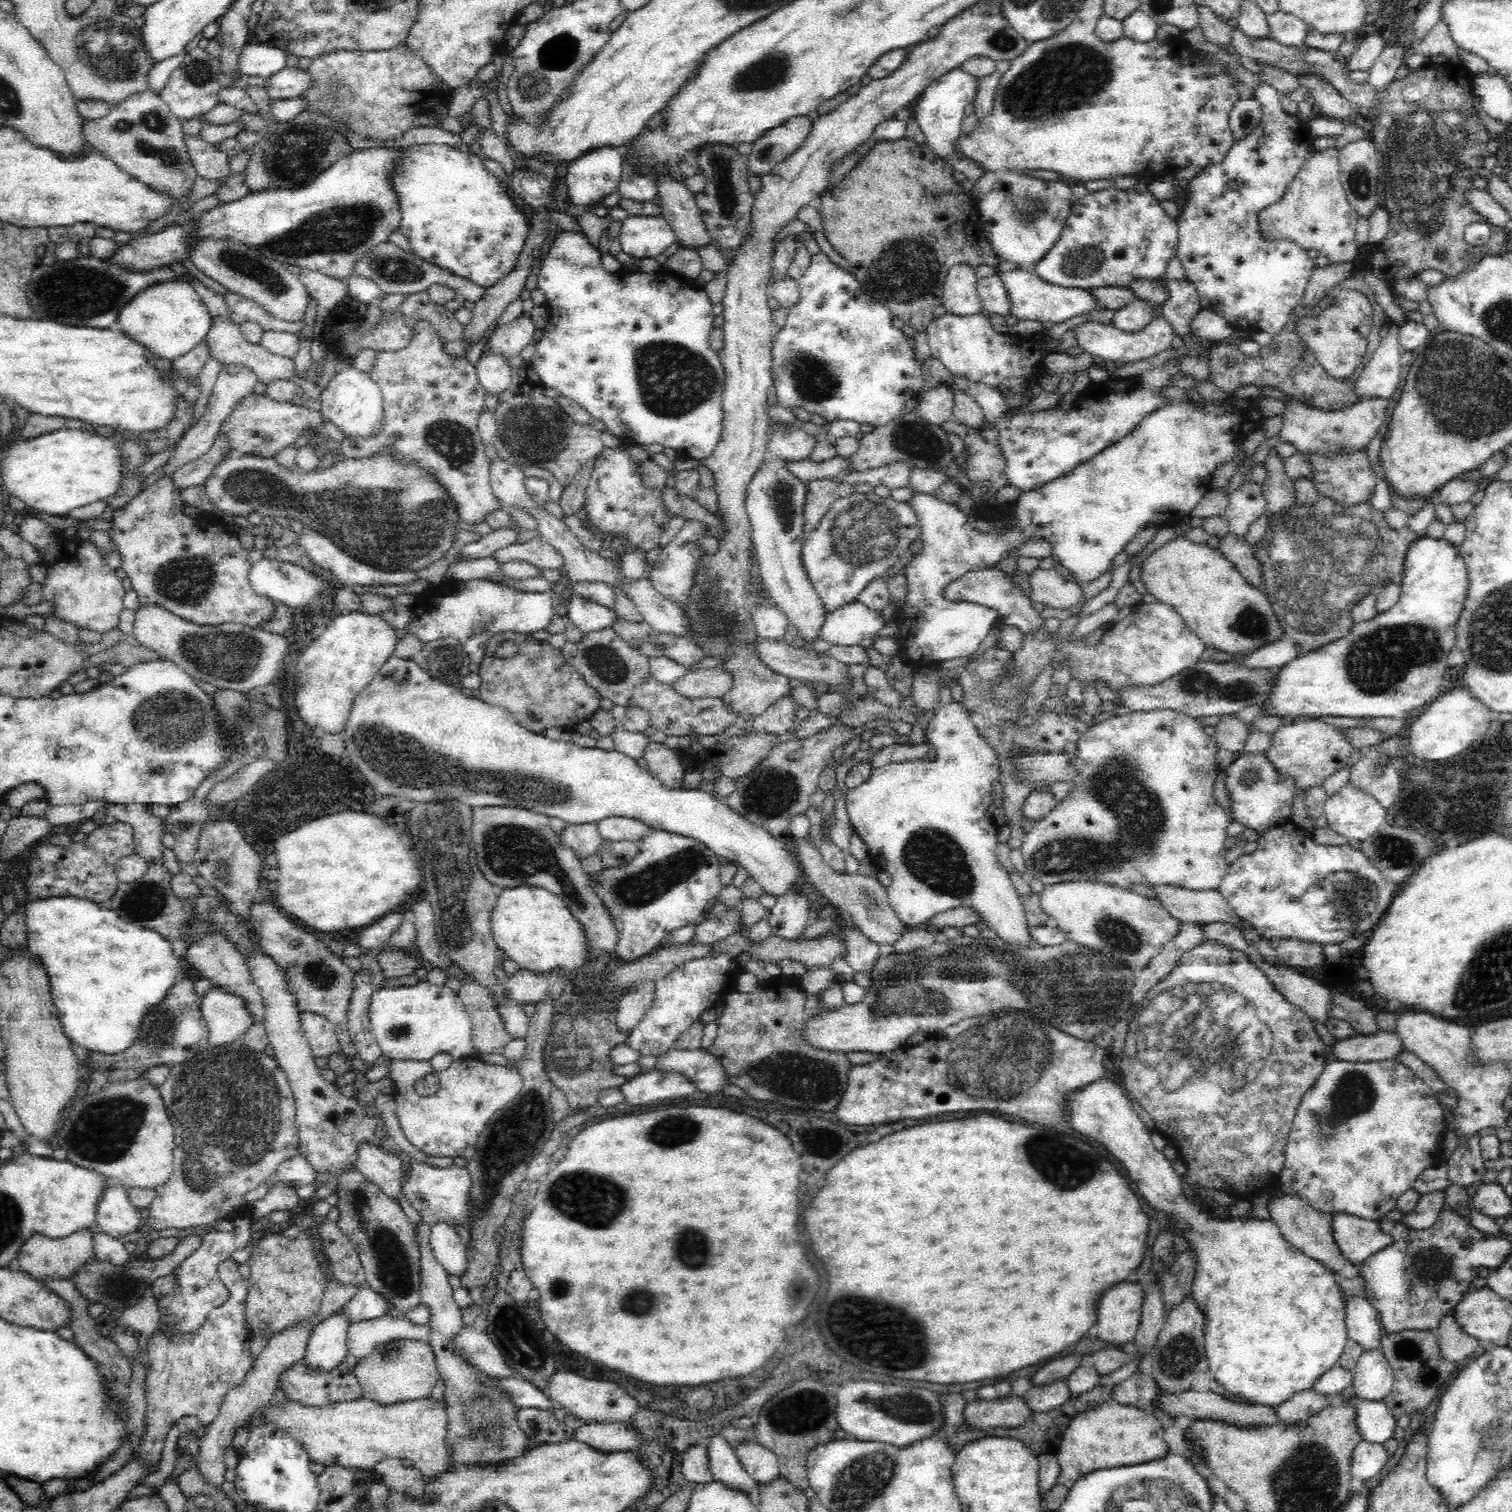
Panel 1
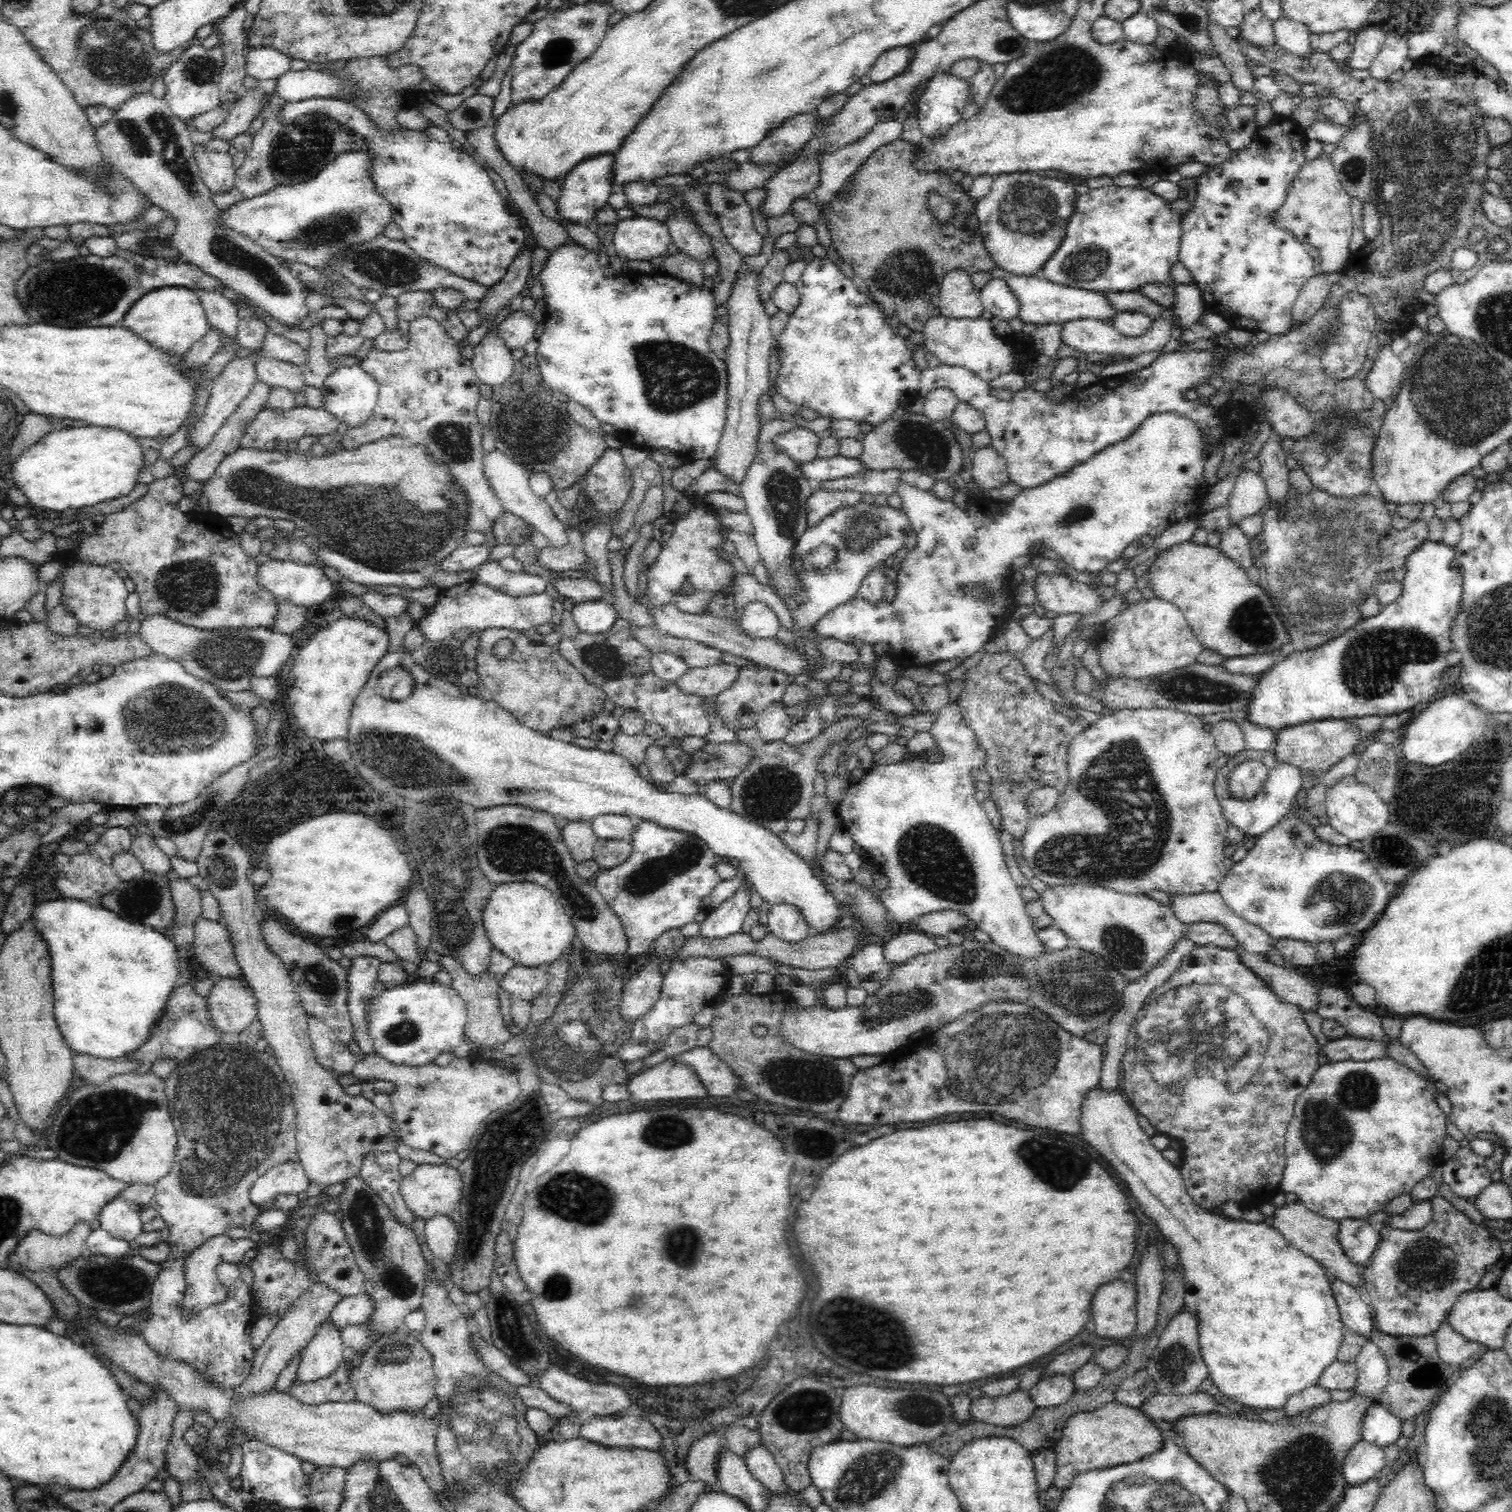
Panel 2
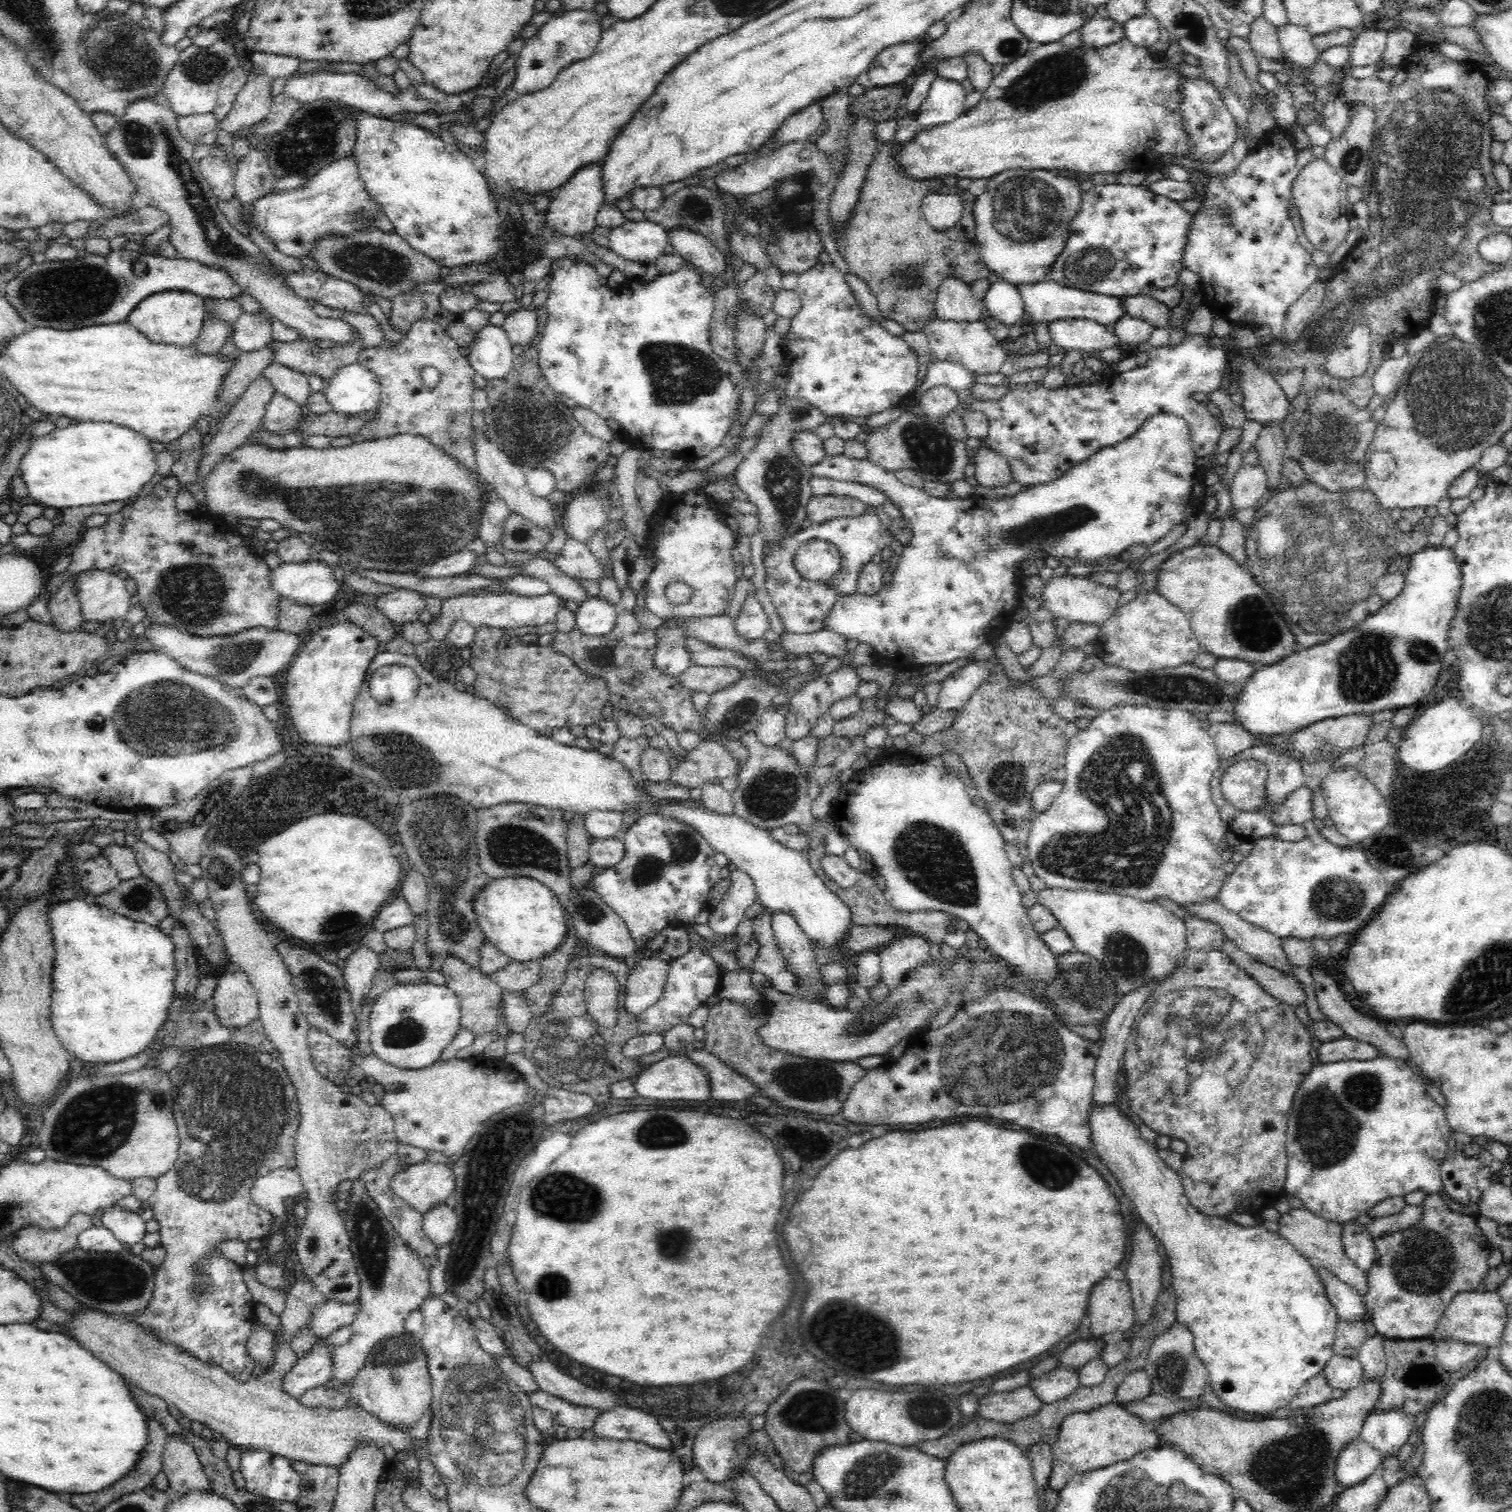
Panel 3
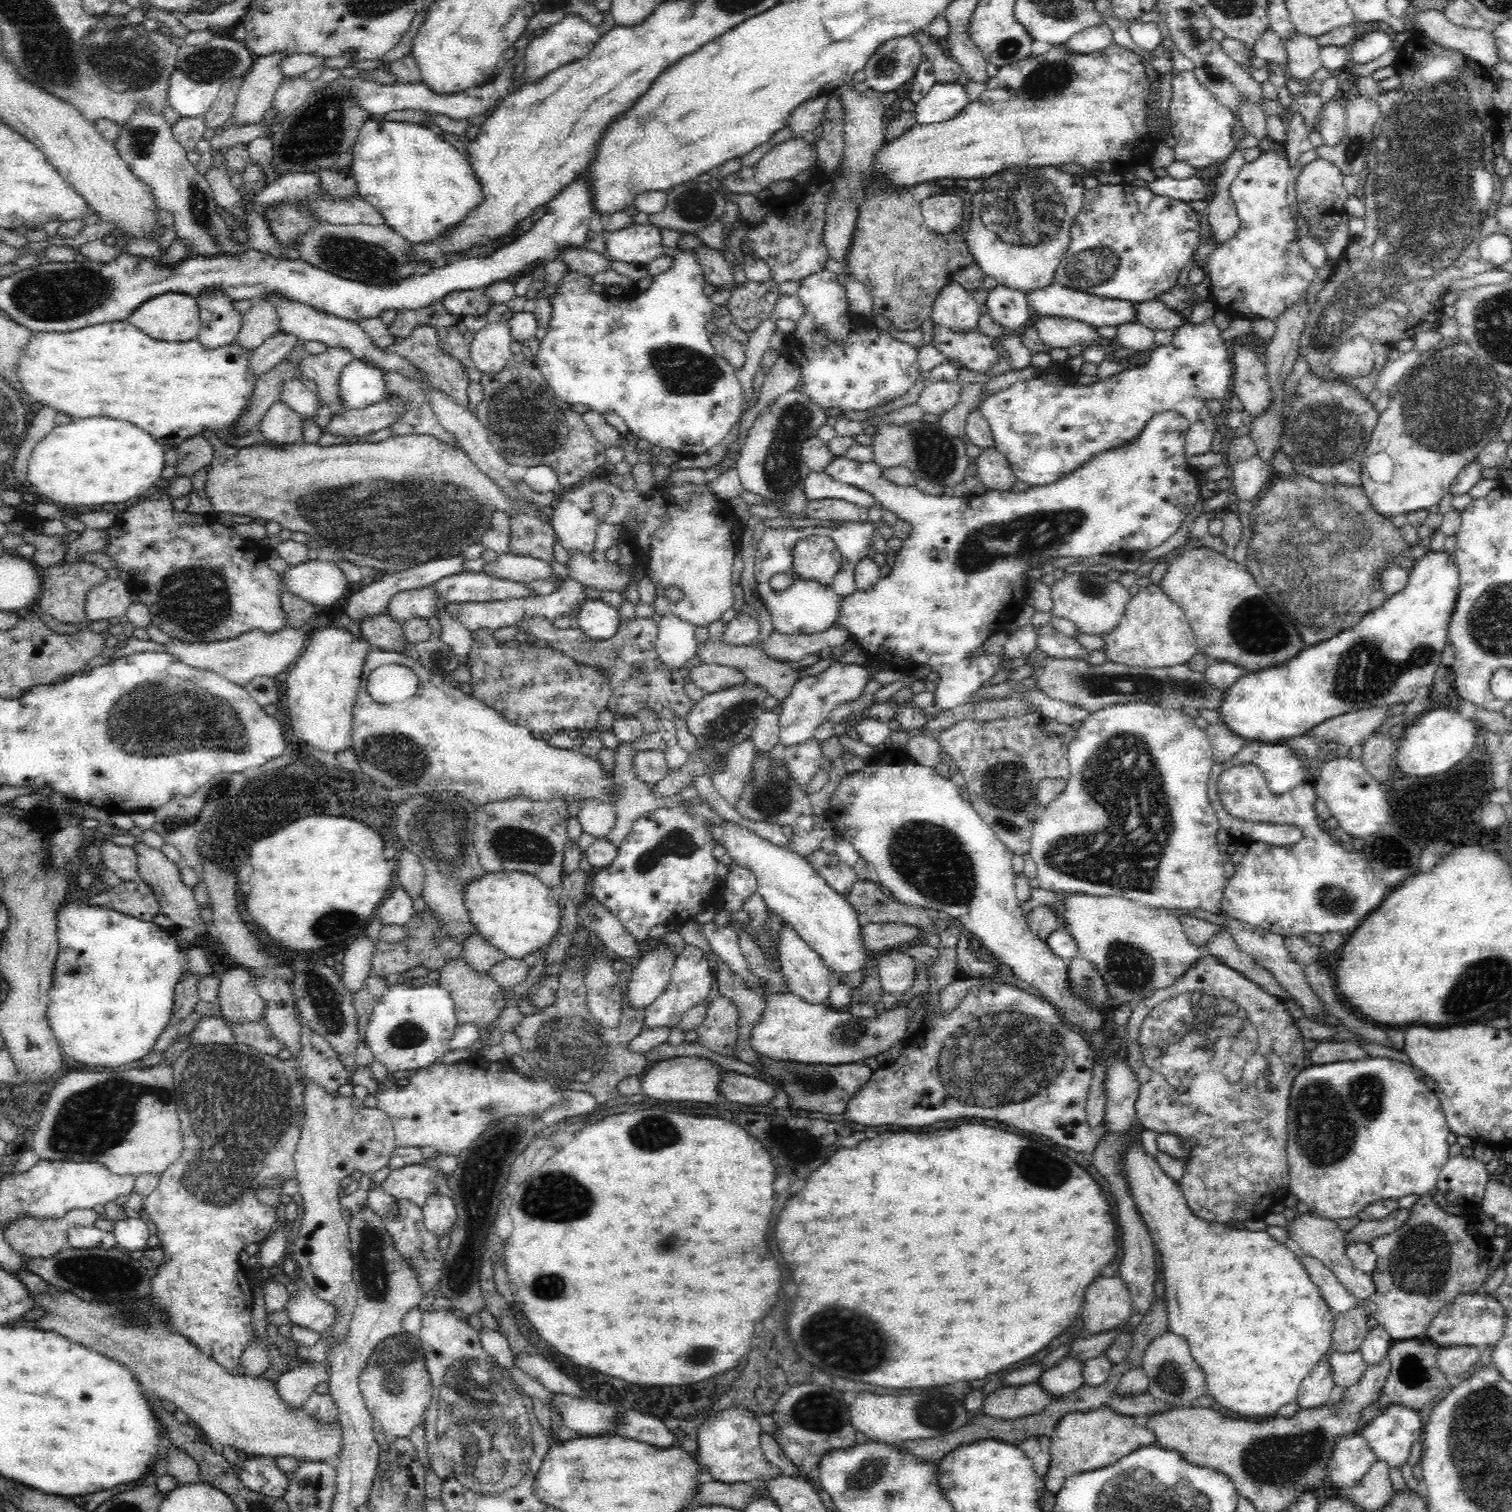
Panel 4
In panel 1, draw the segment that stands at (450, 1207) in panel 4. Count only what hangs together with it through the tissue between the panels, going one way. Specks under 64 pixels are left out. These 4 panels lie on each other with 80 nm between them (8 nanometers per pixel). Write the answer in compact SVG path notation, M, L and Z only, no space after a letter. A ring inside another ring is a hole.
M446 1223L431 1225L430 1246L447 1274L461 1278L467 1269L467 1249L456 1228Z

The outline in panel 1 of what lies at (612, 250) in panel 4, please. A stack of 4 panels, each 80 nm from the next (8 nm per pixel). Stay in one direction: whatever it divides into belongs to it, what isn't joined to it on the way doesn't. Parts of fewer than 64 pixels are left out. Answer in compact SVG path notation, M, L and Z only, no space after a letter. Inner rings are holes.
M660 214L658 216L632 216L623 220L619 241L622 252L636 259L655 258L677 238L672 227Z

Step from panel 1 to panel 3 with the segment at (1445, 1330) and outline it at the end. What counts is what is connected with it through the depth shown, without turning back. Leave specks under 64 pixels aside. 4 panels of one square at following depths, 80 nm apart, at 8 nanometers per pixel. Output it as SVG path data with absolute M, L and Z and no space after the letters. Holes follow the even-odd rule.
M1452 1338L1436 1339L1436 1356L1448 1372L1460 1370L1466 1362L1474 1360L1482 1350L1480 1345L1466 1344Z

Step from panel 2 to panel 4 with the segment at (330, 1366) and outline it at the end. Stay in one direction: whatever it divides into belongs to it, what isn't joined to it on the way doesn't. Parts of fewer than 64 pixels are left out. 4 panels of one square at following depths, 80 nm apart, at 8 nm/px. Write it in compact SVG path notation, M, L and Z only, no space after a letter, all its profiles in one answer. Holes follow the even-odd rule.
M303 1360L296 1368L282 1373L277 1378L277 1389L281 1402L290 1408L301 1408L301 1404L322 1382L328 1382L329 1371L325 1360Z

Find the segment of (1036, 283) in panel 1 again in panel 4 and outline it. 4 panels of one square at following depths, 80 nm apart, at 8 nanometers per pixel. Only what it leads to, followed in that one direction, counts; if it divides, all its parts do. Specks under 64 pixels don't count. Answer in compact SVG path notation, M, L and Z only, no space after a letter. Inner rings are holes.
M1053 282L1038 291L1027 292L1026 300L1034 310L1034 317L1058 317L1060 319L1078 320L1089 324L1090 327L1116 326L1120 324L1135 323L1136 309L1130 301L1116 299L1102 299L1100 296L1089 295L1086 292L1074 290Z

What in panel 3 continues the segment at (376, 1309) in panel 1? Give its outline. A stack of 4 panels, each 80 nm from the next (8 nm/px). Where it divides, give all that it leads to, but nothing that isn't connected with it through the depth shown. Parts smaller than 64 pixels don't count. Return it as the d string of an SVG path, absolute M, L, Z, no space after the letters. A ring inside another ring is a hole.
M359 1298L350 1304L344 1304L339 1300L329 1299L326 1304L317 1306L311 1318L311 1328L315 1336L331 1335L335 1330L355 1321L359 1311Z

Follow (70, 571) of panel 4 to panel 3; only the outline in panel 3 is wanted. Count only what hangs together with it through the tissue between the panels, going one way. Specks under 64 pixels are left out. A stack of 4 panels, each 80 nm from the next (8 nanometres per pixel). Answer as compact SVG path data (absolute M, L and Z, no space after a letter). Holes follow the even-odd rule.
M69 577L66 584L58 590L58 594L48 602L47 607L51 614L51 624L59 631L69 633L78 630L82 624L79 600L77 600L76 585Z

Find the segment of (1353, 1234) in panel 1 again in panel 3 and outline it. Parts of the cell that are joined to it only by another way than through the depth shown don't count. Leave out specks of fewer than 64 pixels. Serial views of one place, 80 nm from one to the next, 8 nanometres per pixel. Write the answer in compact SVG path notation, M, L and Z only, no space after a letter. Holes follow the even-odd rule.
M1354 1221L1342 1223L1341 1240L1346 1253L1358 1267L1368 1270L1376 1259L1376 1240L1366 1226Z

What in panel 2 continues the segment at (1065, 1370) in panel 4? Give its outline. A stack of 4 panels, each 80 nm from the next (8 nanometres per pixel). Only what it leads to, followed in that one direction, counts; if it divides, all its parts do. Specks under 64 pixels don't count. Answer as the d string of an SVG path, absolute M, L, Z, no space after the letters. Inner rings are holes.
M1055 1374L1052 1377L1040 1379L1027 1391L1038 1410L1054 1407L1065 1403L1075 1391L1070 1376Z

